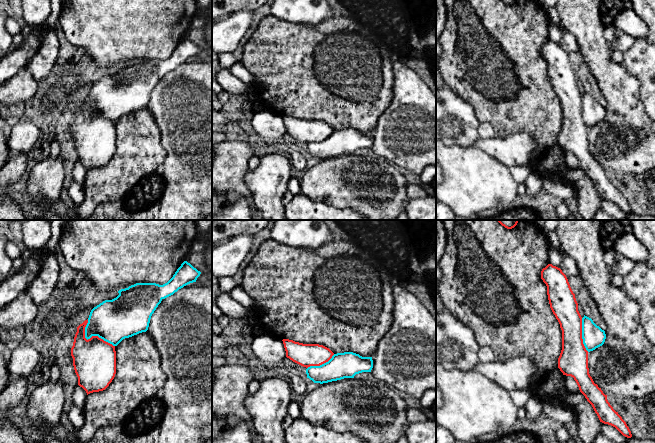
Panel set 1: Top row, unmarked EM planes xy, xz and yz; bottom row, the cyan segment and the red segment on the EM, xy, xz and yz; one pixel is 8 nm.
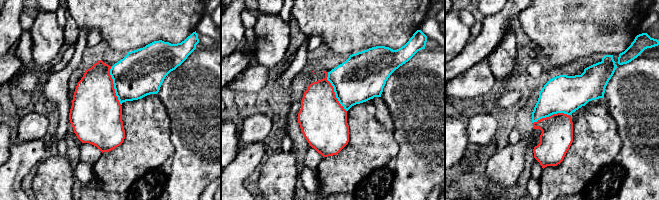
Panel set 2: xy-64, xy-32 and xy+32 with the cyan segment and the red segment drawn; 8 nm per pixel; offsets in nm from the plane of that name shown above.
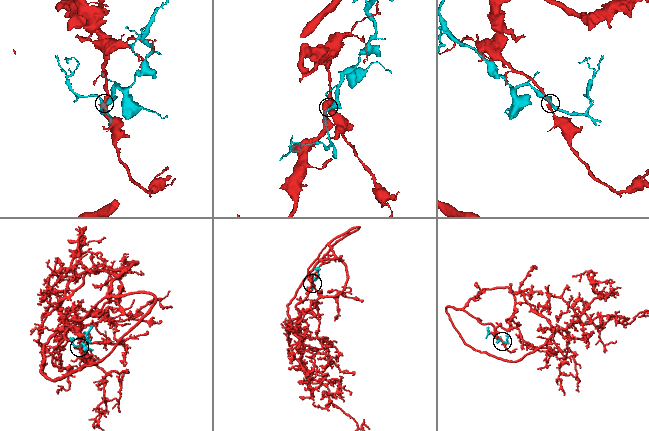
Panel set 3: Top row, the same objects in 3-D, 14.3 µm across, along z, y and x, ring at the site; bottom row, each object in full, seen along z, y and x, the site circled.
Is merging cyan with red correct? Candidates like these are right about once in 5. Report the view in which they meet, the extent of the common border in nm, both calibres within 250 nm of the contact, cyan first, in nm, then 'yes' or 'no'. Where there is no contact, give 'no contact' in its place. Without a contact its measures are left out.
xy | 320 nm | 340/340 nm | no

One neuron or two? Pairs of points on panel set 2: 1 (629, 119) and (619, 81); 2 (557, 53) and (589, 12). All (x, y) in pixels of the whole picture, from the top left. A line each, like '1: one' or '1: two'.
1: one
2: one

